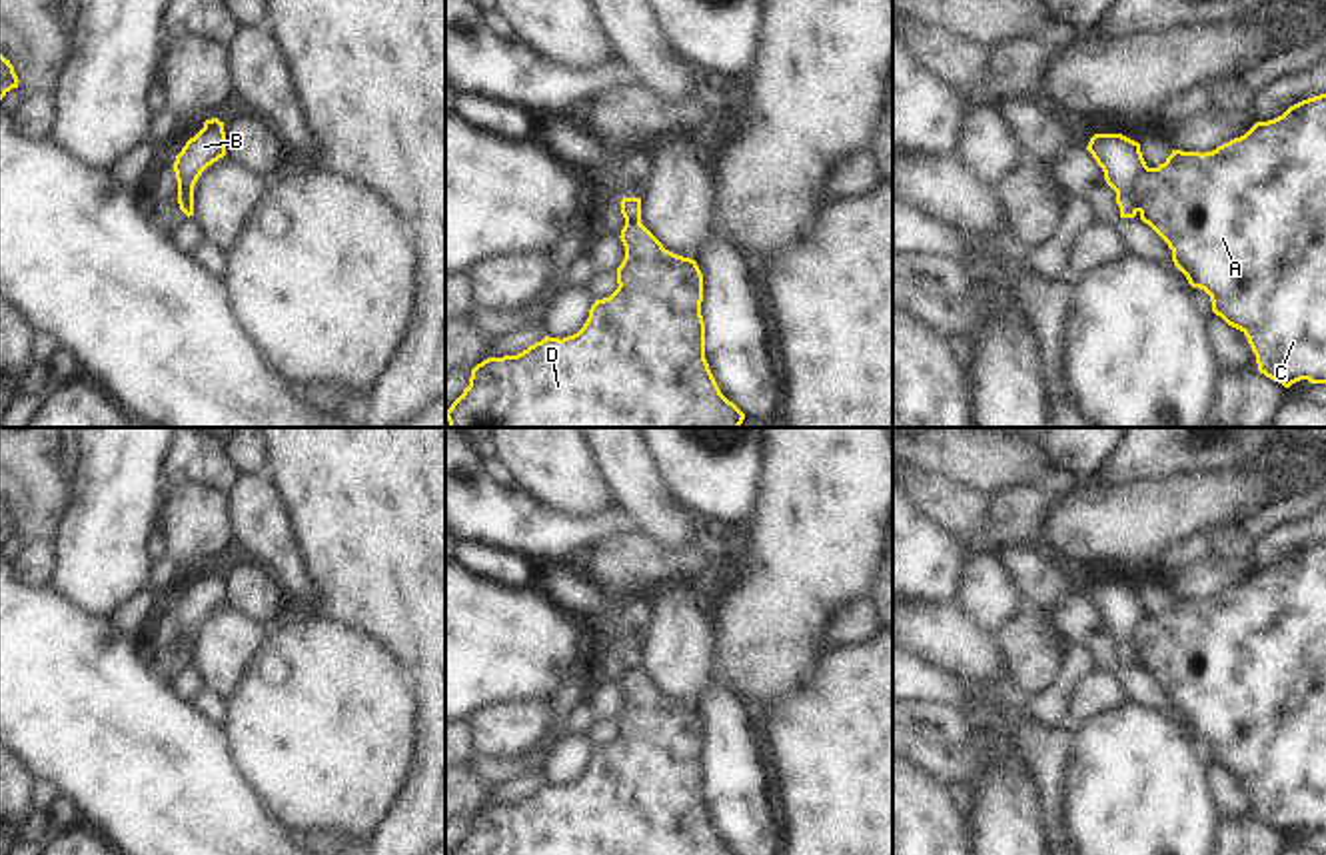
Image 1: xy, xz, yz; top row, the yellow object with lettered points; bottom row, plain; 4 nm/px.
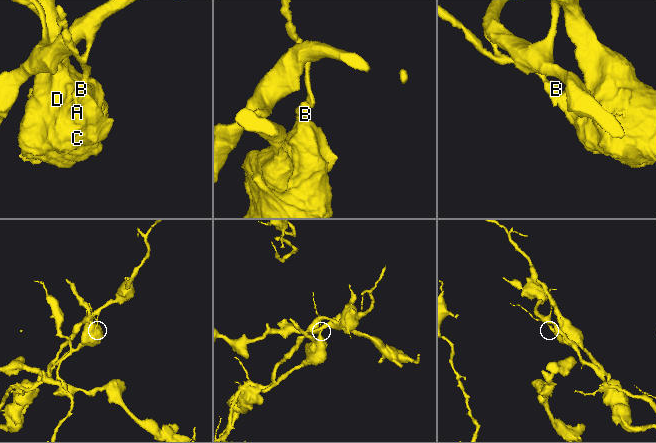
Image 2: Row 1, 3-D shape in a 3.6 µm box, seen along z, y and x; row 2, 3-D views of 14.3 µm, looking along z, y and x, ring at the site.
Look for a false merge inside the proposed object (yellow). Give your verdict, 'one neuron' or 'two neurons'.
two neurons

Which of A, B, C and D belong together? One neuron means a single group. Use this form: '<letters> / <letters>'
A C D / B

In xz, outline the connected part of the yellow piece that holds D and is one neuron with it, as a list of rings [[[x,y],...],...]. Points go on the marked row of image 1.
[[[641,224],[621,230],[625,258],[617,290],[595,300],[583,328],[563,340],[545,336],[517,356],[487,358],[445,412],[449,428],[739,428],[745,414],[729,402],[705,360],[703,274]]]

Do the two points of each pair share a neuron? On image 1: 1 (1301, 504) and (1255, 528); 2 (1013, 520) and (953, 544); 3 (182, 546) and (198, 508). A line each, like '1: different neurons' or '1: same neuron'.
1: same neuron
2: same neuron
3: same neuron

